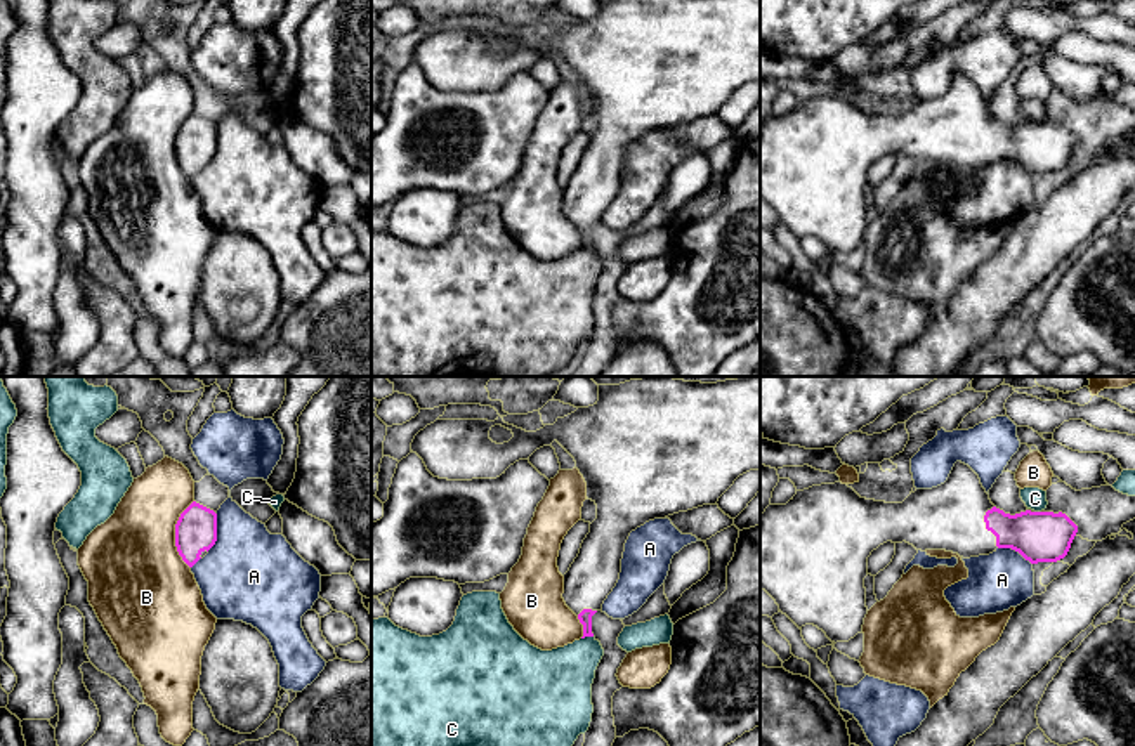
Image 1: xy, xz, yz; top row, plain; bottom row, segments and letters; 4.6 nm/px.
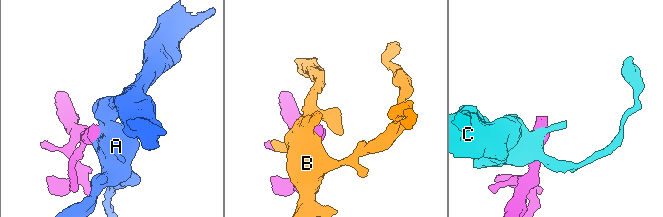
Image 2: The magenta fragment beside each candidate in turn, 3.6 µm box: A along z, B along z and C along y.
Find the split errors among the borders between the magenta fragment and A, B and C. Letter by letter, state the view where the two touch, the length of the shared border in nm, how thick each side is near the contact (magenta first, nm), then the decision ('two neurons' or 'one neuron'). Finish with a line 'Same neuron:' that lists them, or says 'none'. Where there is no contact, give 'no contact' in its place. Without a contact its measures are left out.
A: xy | 190 nm | 190/420 nm | two neurons
B: xy | 320 nm | 190/440 nm | two neurons
C: xz | 60 nm | 60/300 nm | two neurons
Same neuron: none

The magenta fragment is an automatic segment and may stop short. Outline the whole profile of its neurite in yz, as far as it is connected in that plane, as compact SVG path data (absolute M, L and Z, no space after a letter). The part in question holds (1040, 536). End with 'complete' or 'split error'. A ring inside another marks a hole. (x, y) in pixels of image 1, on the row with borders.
M956 461L948 481L932 489L916 489L902 503L885 503L861 498L842 482L812 486L786 505L769 505L760 515L760 588L765 590L798 628L814 625L831 642L849 642L863 631L866 607L864 578L868 557L880 545L909 543L916 550L946 550L963 559L989 555L998 548L1012 548L1031 564L1064 559L1078 533L1078 526L1062 512L1020 512L1015 515L996 508L981 484L979 475L965 463Z | split error

